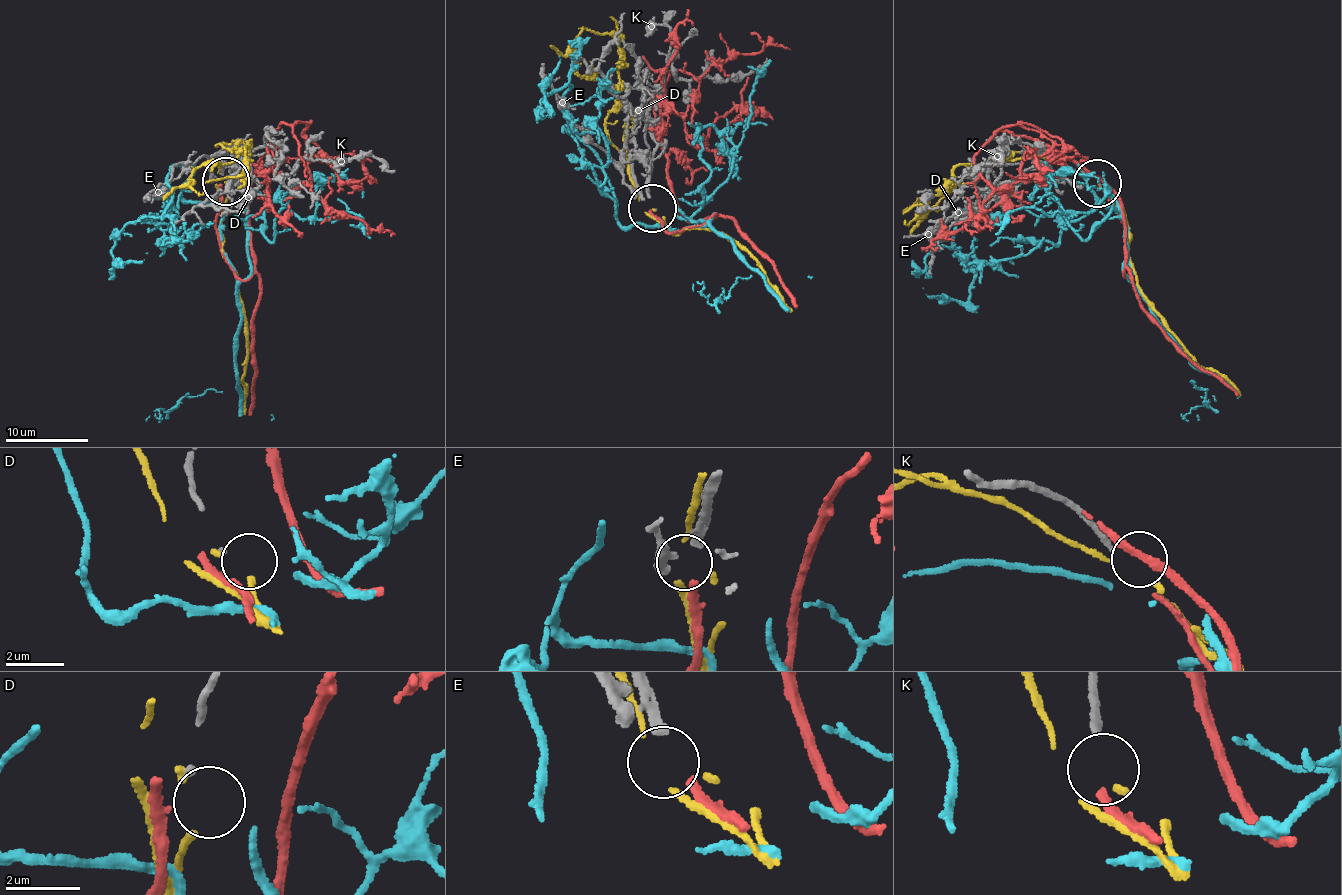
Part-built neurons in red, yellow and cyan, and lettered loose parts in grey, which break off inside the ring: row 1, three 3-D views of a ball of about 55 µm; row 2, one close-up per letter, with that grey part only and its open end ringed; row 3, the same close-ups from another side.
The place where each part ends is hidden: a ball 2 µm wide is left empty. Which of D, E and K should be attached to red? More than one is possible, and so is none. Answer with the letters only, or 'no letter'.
E

